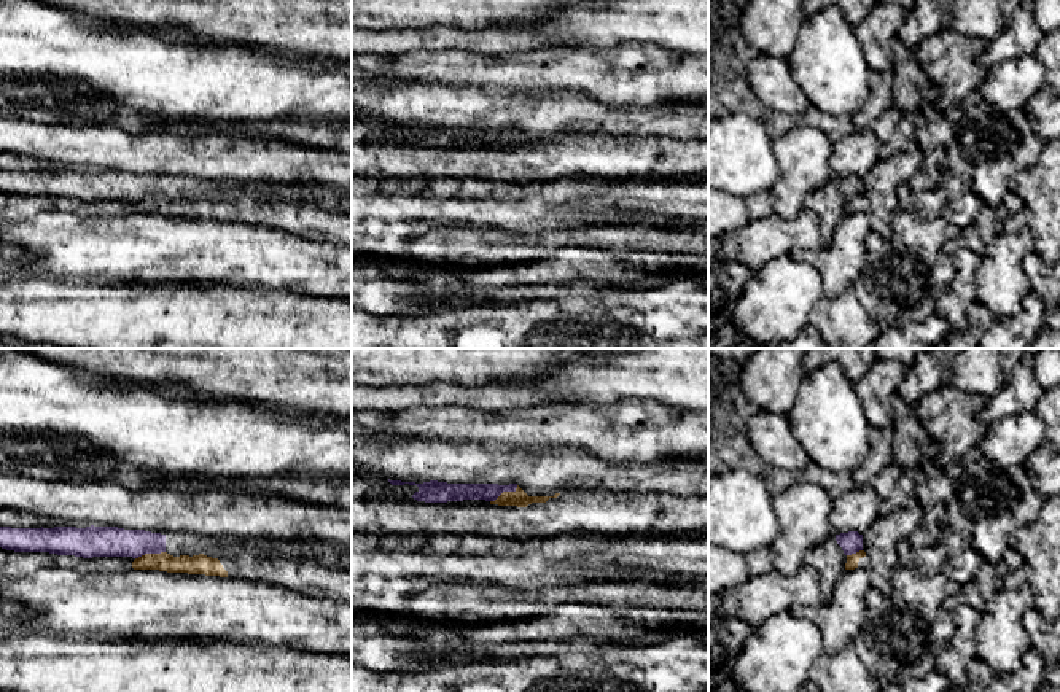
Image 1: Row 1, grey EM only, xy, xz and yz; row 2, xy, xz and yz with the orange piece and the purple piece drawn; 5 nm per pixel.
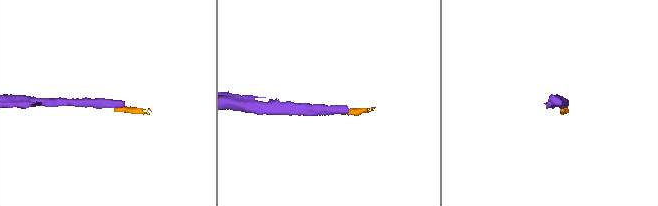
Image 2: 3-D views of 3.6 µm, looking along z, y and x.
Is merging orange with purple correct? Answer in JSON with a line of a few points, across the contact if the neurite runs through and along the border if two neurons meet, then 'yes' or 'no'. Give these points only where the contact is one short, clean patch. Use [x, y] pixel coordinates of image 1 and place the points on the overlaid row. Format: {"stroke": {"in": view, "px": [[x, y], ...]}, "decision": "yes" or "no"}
{"stroke": {"in": "xz", "px": [[518, 485], [513, 490], [502, 492], [491, 501]]}, "decision": "no"}

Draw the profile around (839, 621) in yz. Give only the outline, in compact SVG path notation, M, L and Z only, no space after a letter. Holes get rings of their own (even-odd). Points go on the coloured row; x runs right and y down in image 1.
M845 570L831 590L831 600L816 606L794 603L789 612L816 625L826 654L836 654L859 636L866 619L866 593L871 581L866 570Z

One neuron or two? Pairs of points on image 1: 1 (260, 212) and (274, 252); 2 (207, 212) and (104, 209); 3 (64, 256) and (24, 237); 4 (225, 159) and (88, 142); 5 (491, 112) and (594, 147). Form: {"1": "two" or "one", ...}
{"1": "two", "2": "one", "3": "one", "4": "one", "5": "two"}

